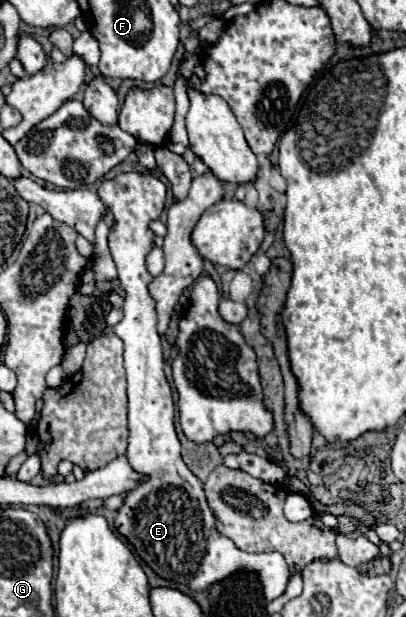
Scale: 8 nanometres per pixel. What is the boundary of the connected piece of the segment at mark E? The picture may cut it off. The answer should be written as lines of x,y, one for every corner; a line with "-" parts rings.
127,172
119,174
113,180
105,180
99,186
99,198
103,204
113,212
115,226
109,232
109,250
119,270
119,280
127,292
125,296
125,316
115,326
105,326
103,334
115,334
125,342
125,370
127,370
127,394
129,394
129,446
127,446
127,460
131,468
143,476
143,480
129,492
125,492
123,506
117,510
115,528
119,534
123,534
139,554
139,558
161,578
171,580
175,584
185,584
193,592
203,592
211,584
221,582
229,578
231,574
239,572
253,572
259,576
263,586
265,600
279,598
289,580
289,568
285,564
285,558
279,552
271,554
249,554
239,550
229,538
217,532
215,528
215,516
207,506
203,482
185,466
181,458
181,442
177,438
173,418
175,418
175,404
171,398
169,382
163,374
163,348
161,338
155,330
155,302
149,296
147,284
151,282
151,274
145,268
145,256
153,248
153,232
149,230
149,222
157,220
165,206
167,186
151,172
139,174
139,172

